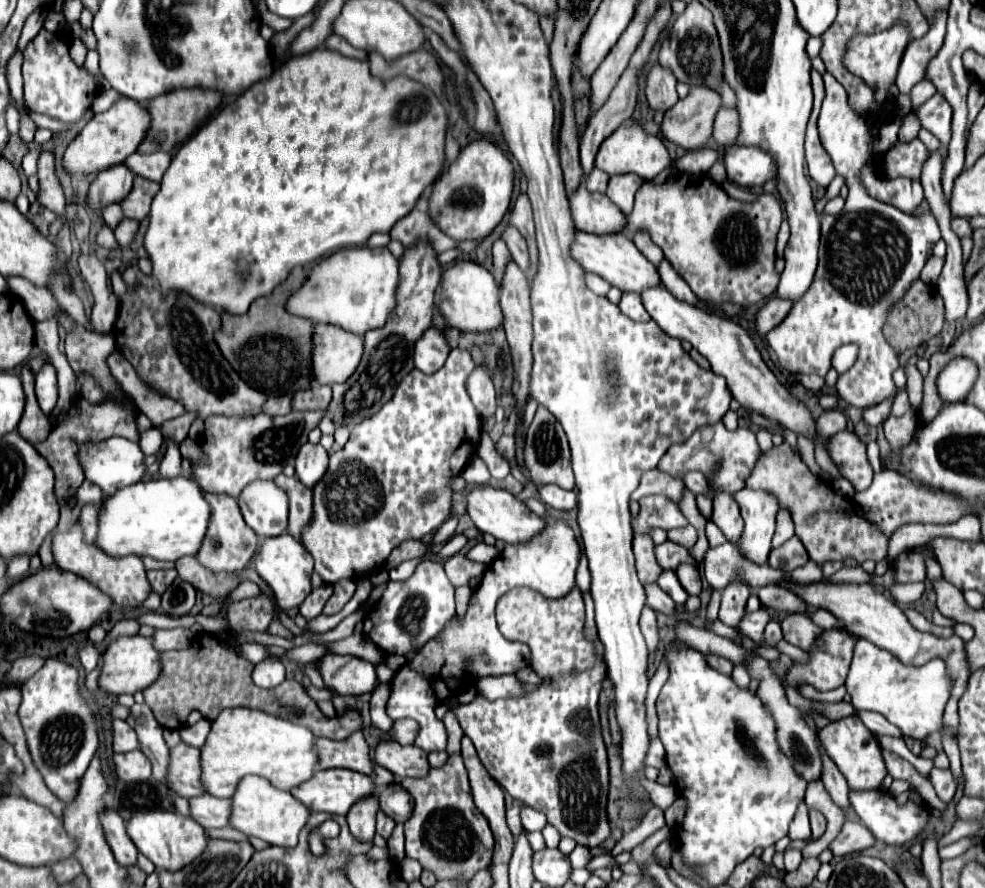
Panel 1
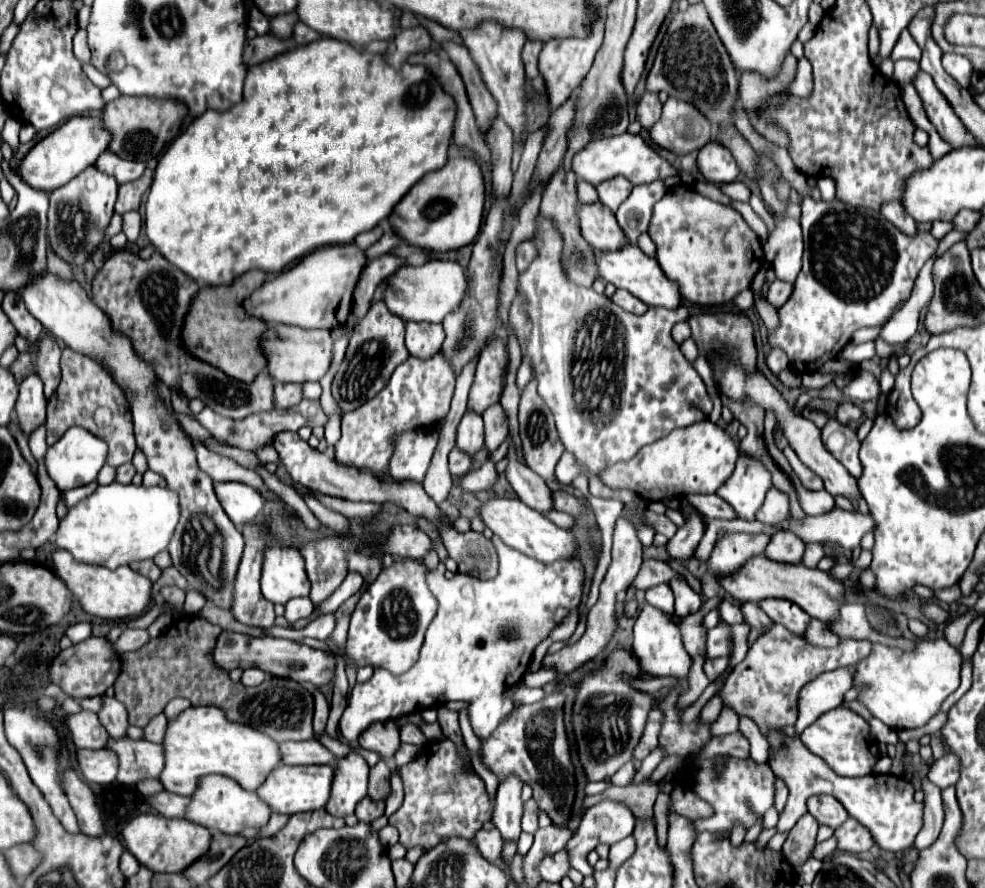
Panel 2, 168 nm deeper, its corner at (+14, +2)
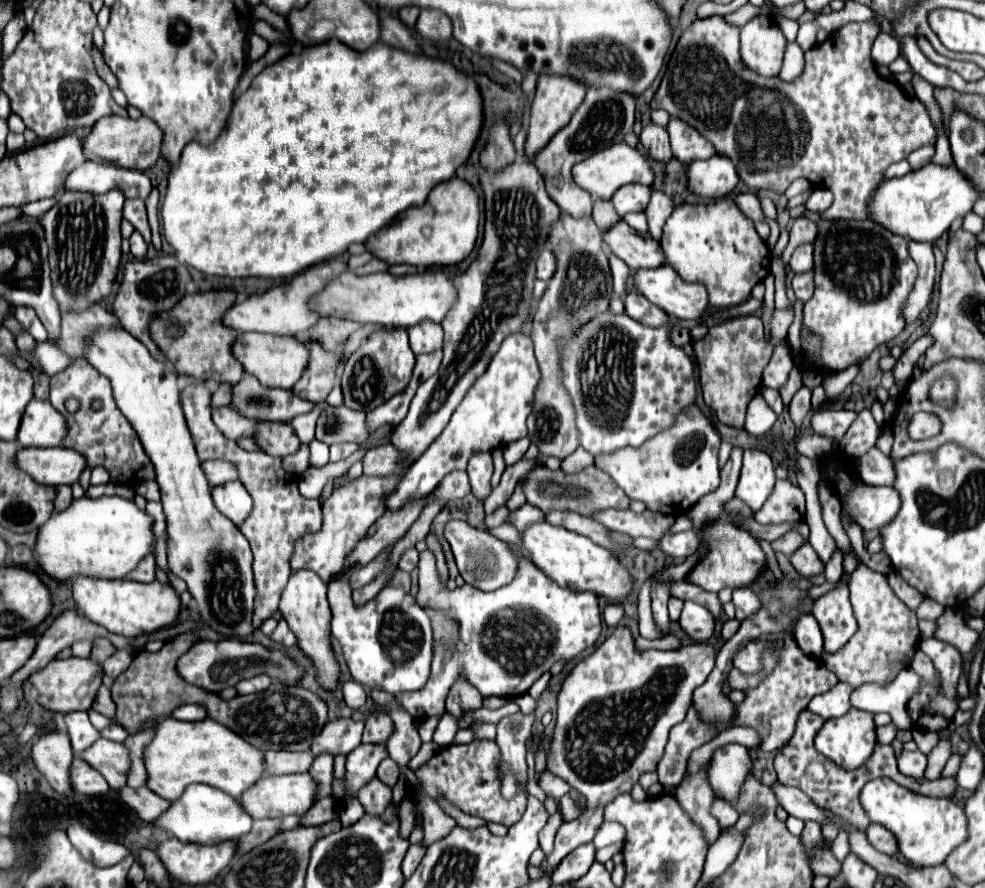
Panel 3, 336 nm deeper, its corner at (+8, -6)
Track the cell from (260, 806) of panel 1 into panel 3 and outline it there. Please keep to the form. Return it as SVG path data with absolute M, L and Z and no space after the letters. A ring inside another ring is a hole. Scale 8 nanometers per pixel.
M191 784L183 796L175 800L171 808L155 822L155 826L185 842L219 844L223 840L237 840L239 836L247 834L253 826L253 818L245 812L239 800L227 796L225 792L209 788L207 784Z

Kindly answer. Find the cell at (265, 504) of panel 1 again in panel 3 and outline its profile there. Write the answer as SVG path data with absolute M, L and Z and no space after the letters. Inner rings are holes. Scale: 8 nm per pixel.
M239 480L215 486L211 496L217 510L225 514L231 522L235 522L235 526L239 526L251 514L251 508L253 508L251 496Z

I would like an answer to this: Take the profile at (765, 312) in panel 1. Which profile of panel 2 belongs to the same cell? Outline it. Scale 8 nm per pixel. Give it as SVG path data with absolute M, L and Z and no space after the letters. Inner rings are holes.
M775 280L769 288L769 294L767 294L767 302L773 304L775 308L781 308L789 296L793 292L793 284L791 282L783 282L783 280Z

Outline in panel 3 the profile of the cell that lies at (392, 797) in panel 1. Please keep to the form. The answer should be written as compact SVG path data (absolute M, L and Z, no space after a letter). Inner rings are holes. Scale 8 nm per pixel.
M385 758L381 764L379 764L379 768L377 768L377 778L383 782L383 784L387 784L387 786L395 786L397 784L397 780L399 780L399 766L391 760L391 758Z

